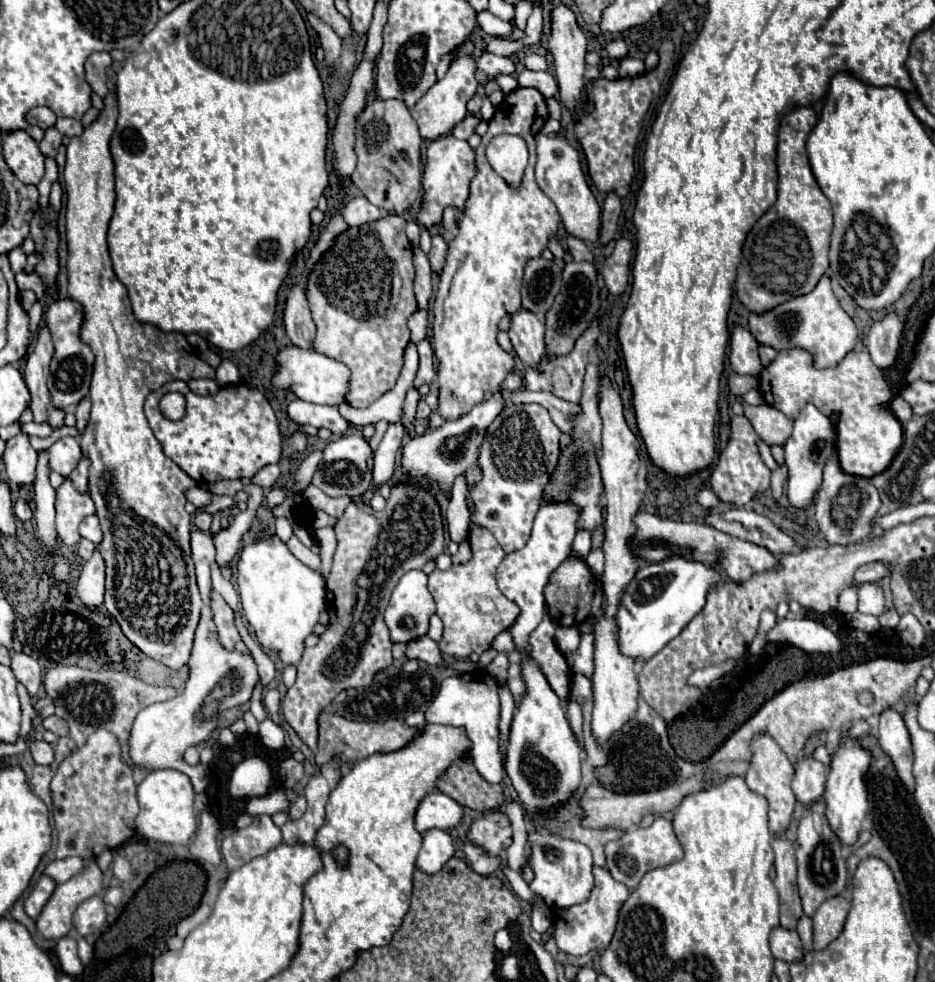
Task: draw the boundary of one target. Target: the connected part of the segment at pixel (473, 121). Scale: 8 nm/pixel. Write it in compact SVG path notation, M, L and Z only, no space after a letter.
M467 116L461 124L457 124L455 128L453 128L453 136L457 136L459 140L467 140L473 132L475 132L475 126L481 122L481 118L479 116Z

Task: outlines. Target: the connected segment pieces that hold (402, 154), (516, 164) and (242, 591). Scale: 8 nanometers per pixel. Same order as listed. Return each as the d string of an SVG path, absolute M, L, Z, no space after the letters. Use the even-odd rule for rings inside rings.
M369 100L357 120L357 168L353 184L367 200L389 212L405 212L421 192L421 136L411 110L401 100Z
M501 134L495 136L487 146L489 164L511 186L519 186L523 170L527 166L527 158L529 158L529 150L523 136Z
M269 536L241 550L237 586L243 614L253 626L259 644L275 650L281 662L297 664L305 650L305 638L325 610L325 582L321 574L301 564L277 536Z

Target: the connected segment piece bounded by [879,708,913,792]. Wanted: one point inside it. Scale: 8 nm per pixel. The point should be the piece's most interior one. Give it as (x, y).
(893, 736)

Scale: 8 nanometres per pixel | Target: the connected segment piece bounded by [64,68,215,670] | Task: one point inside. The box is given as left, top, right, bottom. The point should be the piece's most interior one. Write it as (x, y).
(150, 590)

